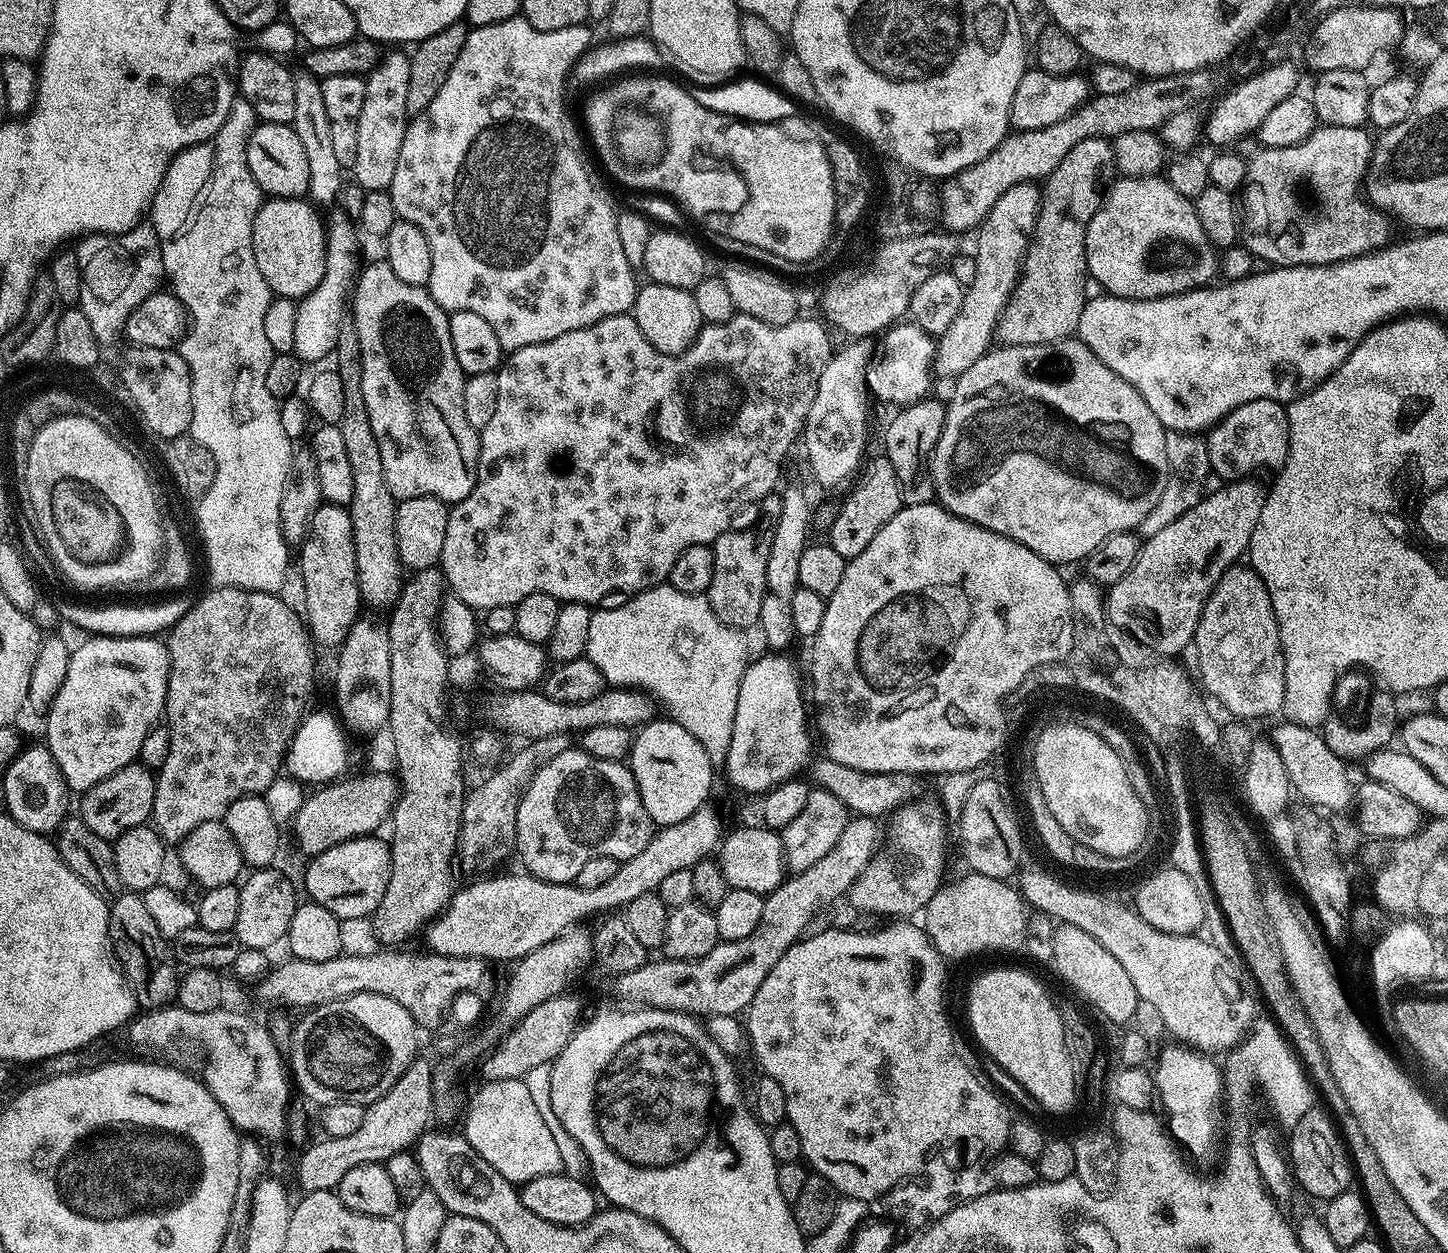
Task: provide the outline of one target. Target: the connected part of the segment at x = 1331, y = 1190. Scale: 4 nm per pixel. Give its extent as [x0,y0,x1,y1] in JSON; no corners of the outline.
[1286,1106,1354,1202]

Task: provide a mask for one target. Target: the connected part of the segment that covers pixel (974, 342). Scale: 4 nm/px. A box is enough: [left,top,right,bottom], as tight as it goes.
[936,183,1042,378]

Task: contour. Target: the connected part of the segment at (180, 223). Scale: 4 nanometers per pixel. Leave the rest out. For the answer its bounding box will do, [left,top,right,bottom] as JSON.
[150,98,294,594]

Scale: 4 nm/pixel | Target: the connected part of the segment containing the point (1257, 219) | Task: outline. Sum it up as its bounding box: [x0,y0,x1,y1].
[1242,126,1393,266]

